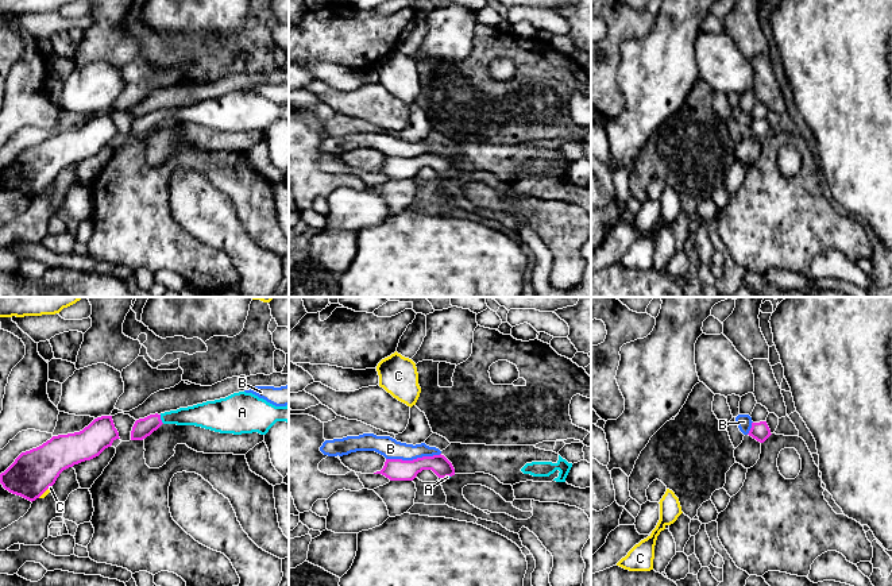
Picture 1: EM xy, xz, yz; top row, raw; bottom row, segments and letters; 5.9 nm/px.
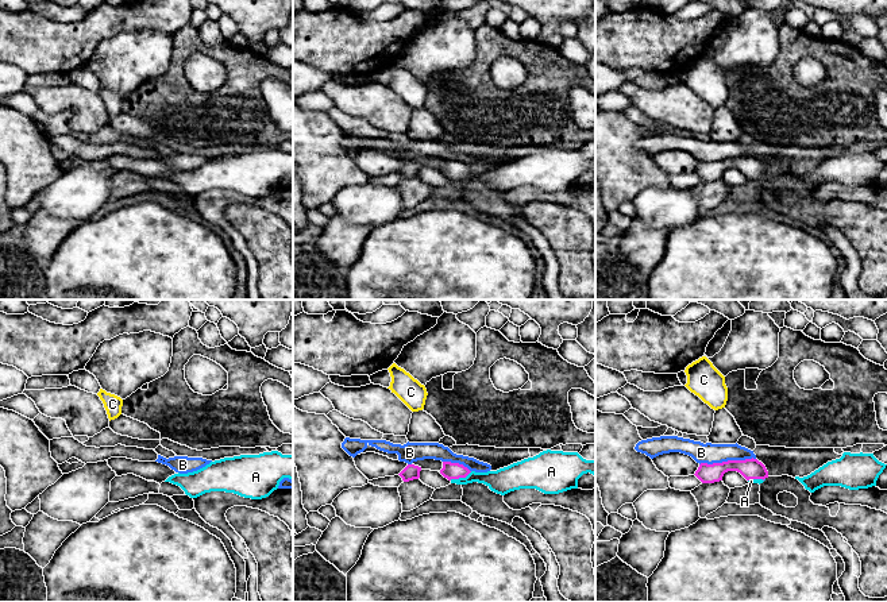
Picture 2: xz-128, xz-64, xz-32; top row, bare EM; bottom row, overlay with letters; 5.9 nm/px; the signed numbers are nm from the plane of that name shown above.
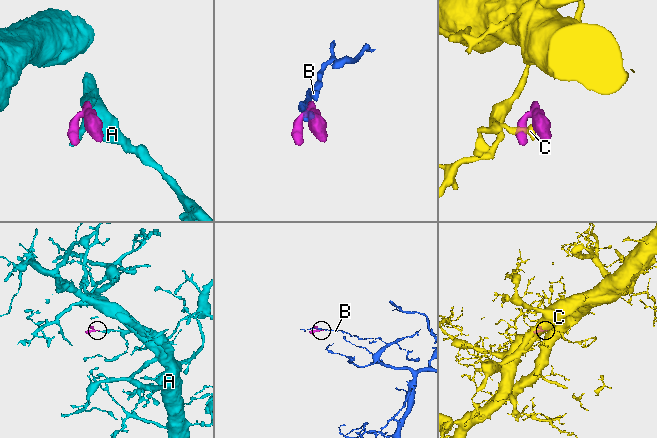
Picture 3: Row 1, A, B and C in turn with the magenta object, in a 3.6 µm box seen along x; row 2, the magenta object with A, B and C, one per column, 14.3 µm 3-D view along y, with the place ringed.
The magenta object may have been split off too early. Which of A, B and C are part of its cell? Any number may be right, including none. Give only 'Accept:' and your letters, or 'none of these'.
Accept: A

